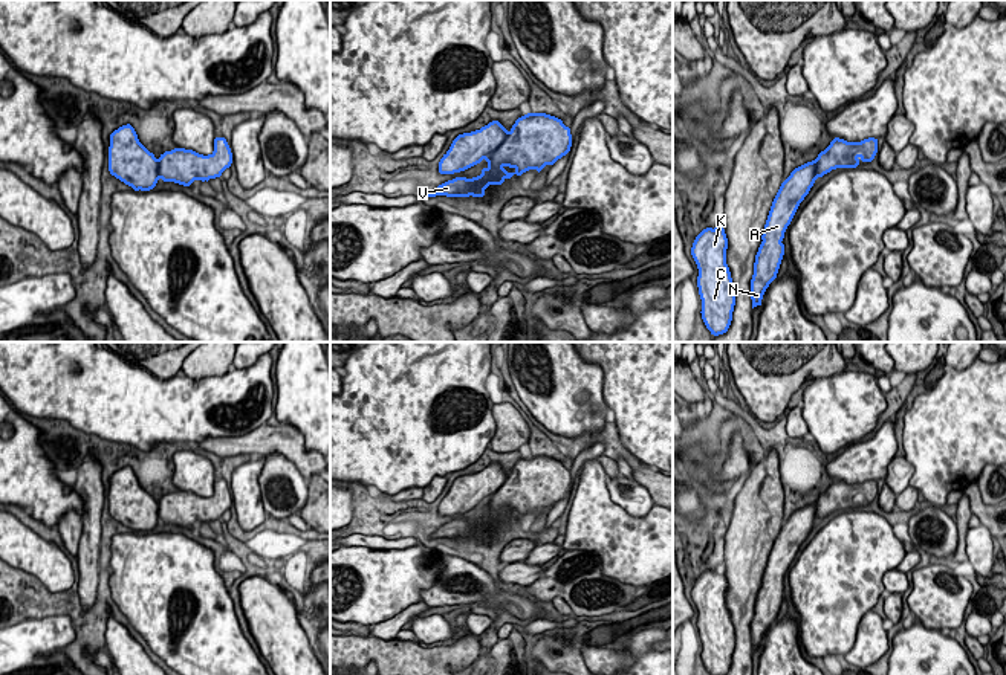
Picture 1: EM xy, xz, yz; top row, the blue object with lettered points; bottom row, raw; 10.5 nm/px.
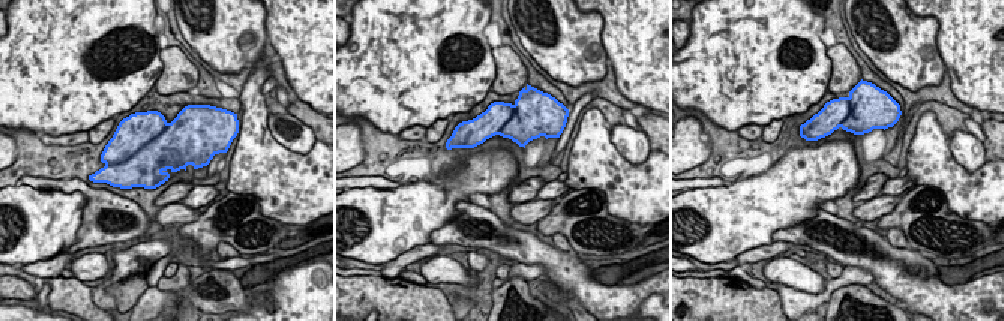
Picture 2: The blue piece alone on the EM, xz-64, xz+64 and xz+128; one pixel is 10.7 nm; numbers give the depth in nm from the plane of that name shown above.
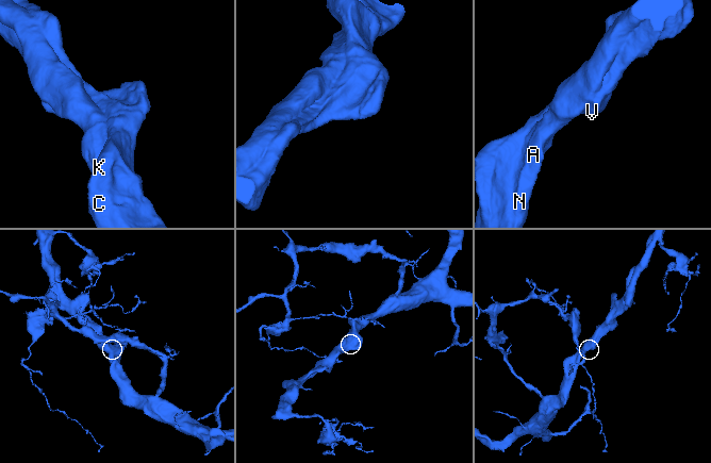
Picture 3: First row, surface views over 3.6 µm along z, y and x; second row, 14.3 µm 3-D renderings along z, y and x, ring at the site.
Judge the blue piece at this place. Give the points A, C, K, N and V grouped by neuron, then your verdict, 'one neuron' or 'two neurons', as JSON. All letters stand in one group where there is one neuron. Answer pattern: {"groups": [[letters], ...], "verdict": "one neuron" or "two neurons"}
{"groups": [["A", "C", "K", "N", "V"]], "verdict": "one neuron"}

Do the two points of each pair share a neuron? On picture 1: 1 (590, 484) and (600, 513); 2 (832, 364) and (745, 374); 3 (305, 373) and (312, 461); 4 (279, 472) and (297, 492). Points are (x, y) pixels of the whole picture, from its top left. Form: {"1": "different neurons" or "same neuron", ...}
{"1": "same neuron", "2": "same neuron", "3": "different neurons", "4": "same neuron"}

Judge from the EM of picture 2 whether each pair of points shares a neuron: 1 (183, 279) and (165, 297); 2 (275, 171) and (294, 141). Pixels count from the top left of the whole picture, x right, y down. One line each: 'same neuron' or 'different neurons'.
1: different neurons
2: different neurons

